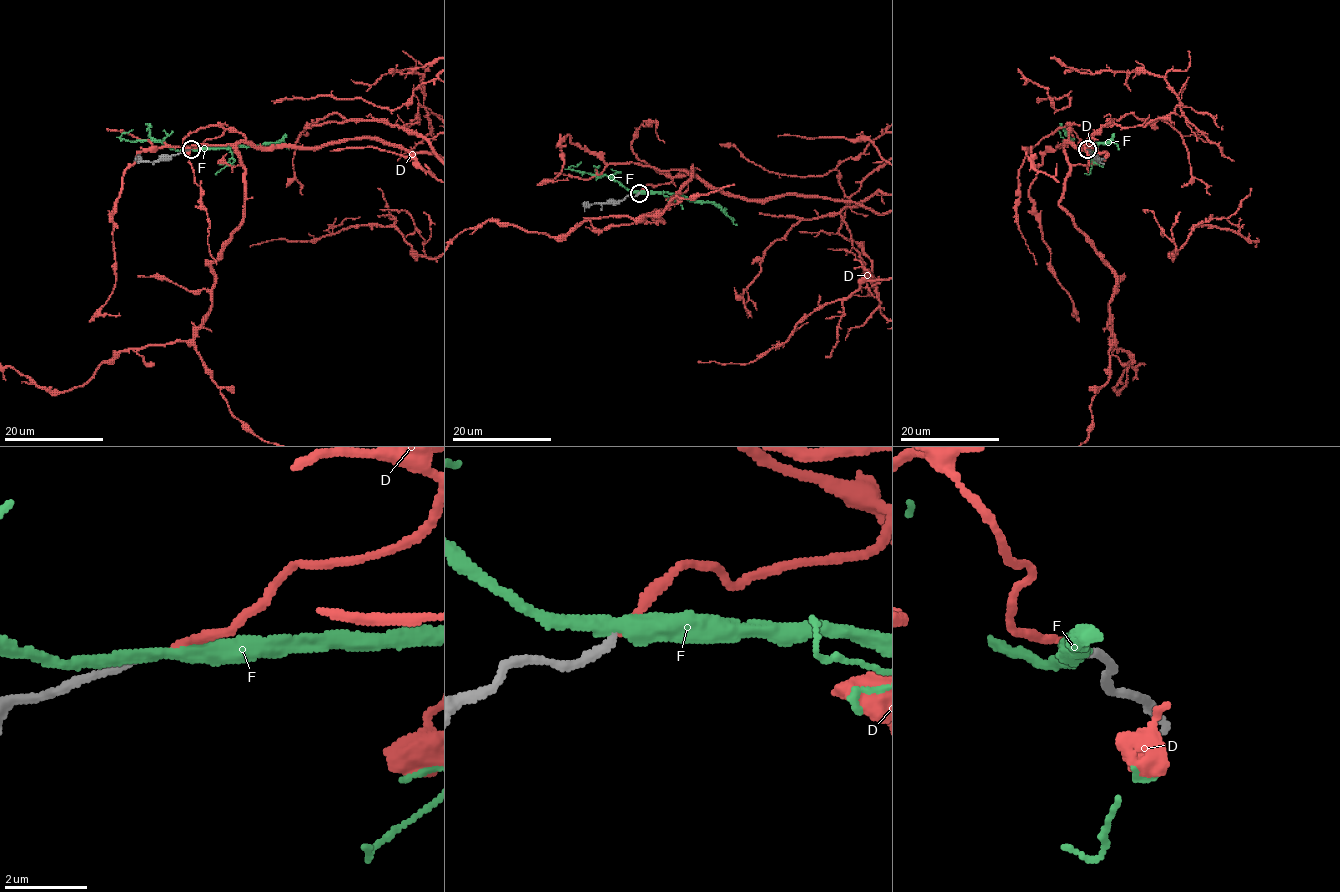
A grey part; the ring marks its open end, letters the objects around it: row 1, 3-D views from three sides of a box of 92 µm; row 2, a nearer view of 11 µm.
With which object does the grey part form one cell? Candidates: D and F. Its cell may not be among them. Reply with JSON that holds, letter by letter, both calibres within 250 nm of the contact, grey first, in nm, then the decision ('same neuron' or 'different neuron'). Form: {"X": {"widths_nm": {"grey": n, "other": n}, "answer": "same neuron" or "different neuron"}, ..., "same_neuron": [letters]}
{"D": {"widths_nm": {"grey": 200, "other": 190}, "answer": "same neuron"}, "F": {"widths_nm": {"grey": 220, "other": 320}, "answer": "different neuron"}, "same_neuron": ["D"]}

